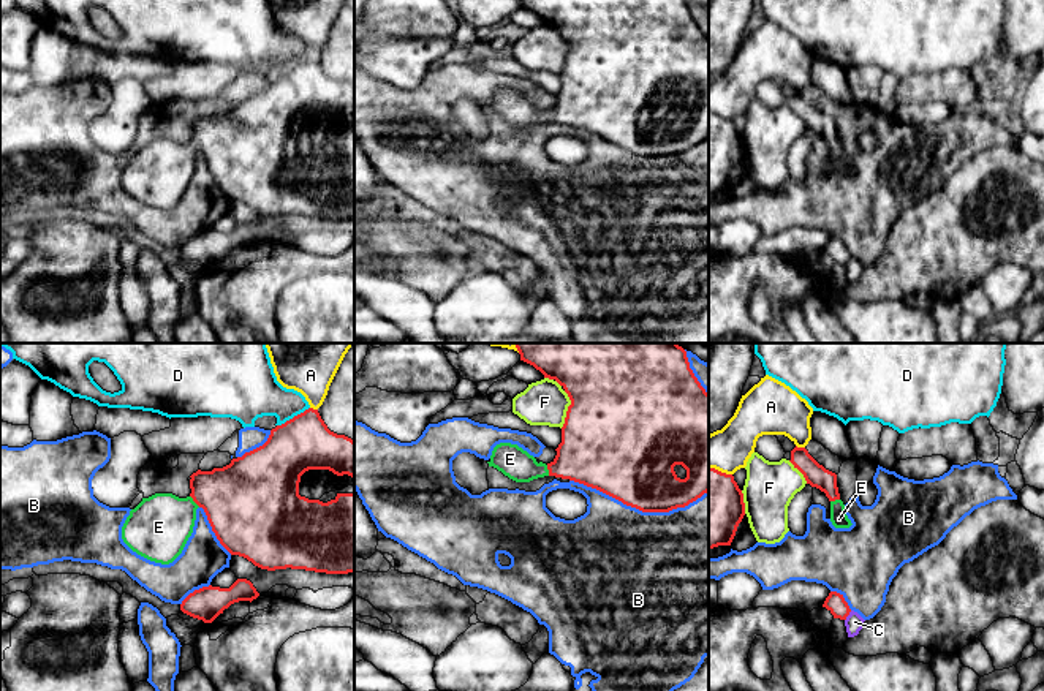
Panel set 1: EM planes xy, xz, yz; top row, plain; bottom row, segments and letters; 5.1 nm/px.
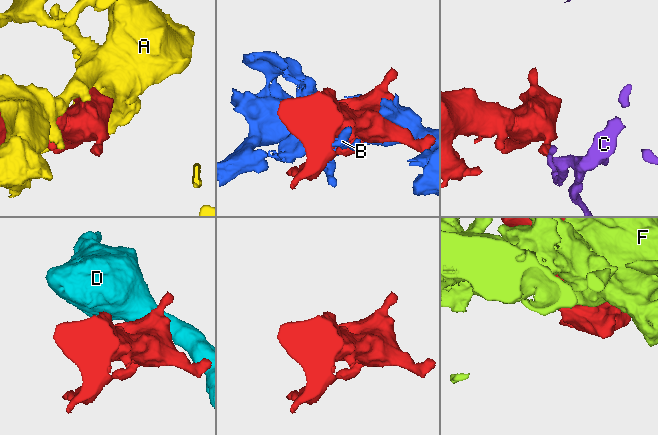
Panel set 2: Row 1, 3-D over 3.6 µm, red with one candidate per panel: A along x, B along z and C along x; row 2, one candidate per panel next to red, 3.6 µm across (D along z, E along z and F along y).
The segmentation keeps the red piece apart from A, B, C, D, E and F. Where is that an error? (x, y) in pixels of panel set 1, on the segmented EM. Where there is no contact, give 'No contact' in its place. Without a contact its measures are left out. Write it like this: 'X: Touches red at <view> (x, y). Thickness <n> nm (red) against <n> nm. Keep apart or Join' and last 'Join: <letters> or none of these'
A: Touches red at yz (801, 448). Thickness 120 nm (red) against 280 nm. Keep apart
B: Touches red at xz (639, 509). Thickness 420 nm (red) against 500 nm. Keep apart
C: Touches red at yz (848, 614). Thickness 100 nm (red) against 90 nm. Keep apart
D: Touches red at xy (295, 416). Thickness 280 nm (red) against 260 nm. Keep apart
E: Touches red at xy (195, 502). Thickness 420 nm (red) against 320 nm. Join
F: Touches red at xz (568, 410). Thickness 500 nm (red) against 220 nm. Keep apart
Join: E

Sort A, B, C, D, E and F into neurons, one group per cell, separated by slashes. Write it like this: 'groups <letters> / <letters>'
groups A B / C / D / E / F

